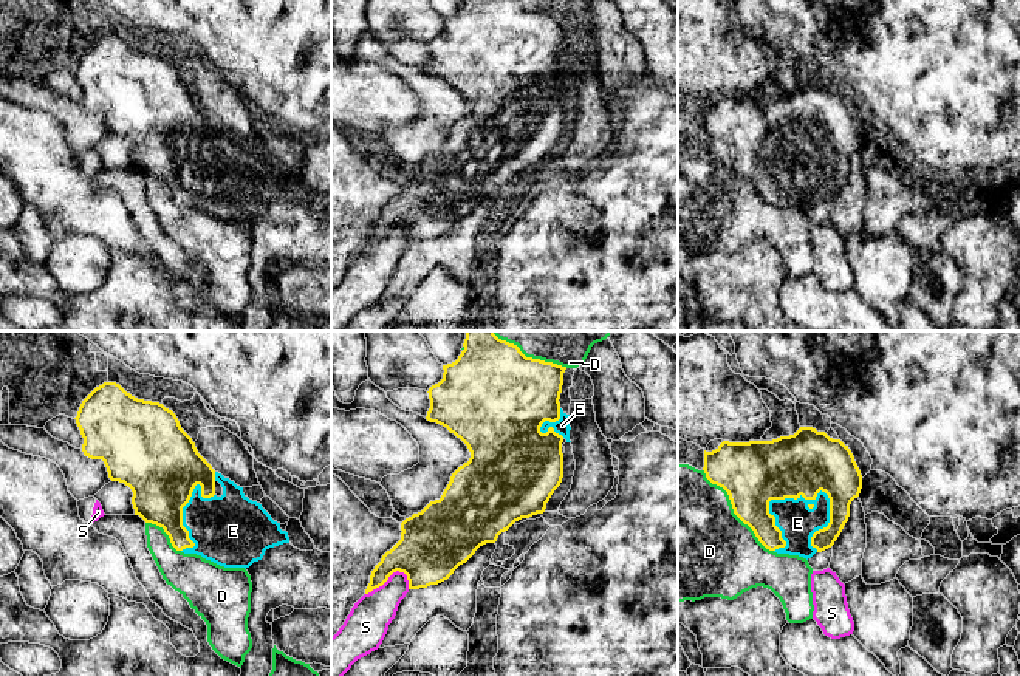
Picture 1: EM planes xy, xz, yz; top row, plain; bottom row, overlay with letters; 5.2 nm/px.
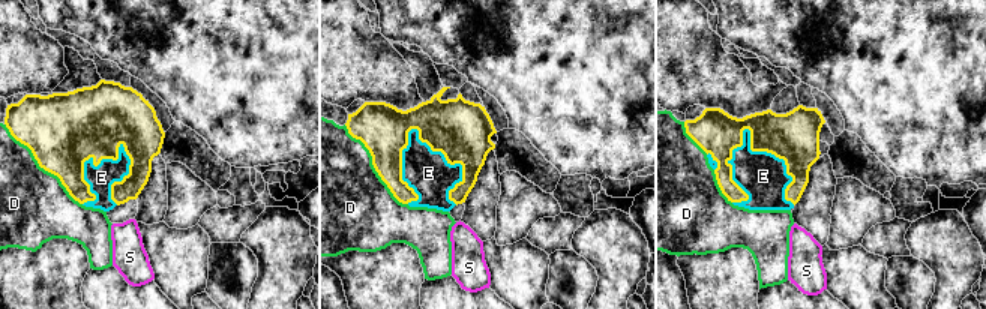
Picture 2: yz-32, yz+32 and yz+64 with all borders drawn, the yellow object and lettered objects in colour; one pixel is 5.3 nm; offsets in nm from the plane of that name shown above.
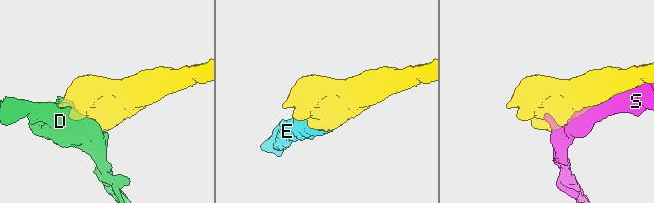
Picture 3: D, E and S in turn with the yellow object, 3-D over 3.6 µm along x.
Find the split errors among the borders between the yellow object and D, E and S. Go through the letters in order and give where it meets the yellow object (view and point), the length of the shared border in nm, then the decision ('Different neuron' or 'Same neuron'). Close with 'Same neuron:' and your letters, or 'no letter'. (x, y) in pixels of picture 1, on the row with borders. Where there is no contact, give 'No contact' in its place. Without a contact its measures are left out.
D: Touches yellow at yz (732, 508). Shared border 550 nm. Different neuron
E: Touches yellow at yz (770, 500). Shared border 420 nm. Same neuron
S: Touches yellow at xz (386, 580). Shared border 240 nm. Different neuron
Same neuron: E

